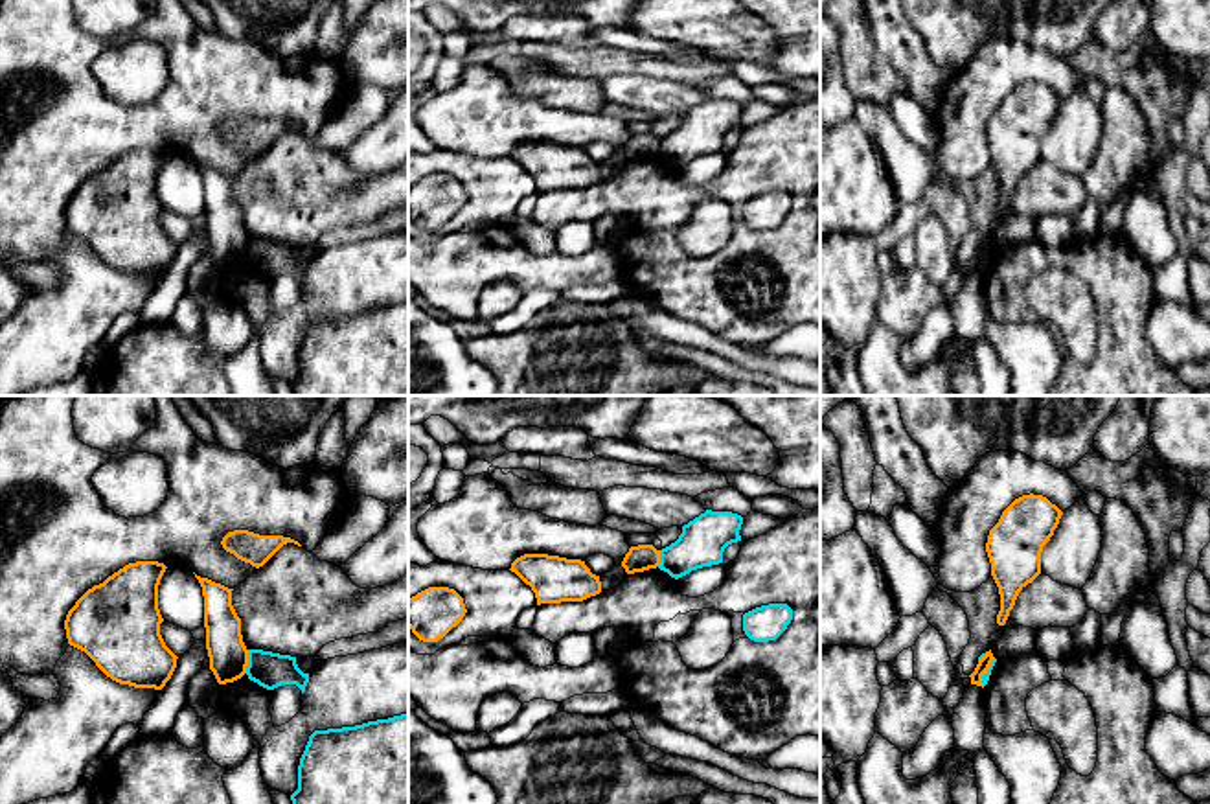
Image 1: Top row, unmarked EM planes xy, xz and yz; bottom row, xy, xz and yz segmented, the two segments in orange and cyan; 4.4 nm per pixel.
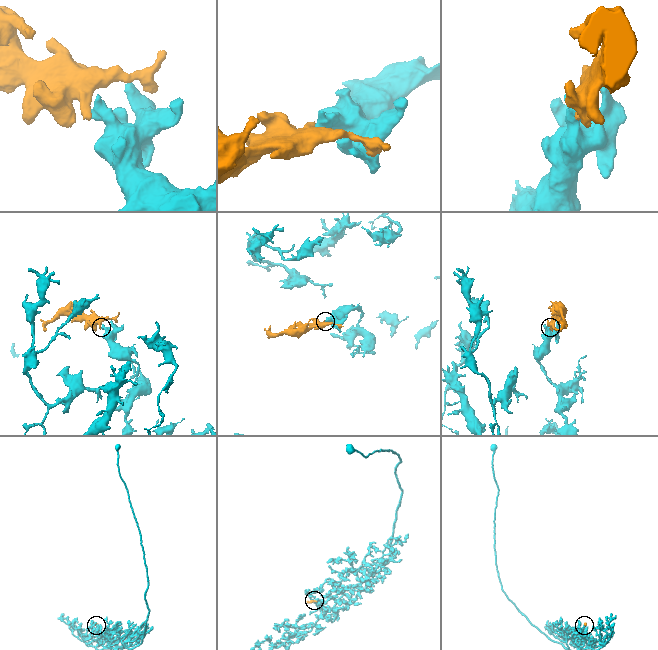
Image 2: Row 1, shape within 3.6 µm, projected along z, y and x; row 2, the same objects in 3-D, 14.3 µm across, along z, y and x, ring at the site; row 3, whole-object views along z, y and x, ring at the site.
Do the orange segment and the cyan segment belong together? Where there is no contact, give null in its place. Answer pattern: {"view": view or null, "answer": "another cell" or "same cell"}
{"view": "xy", "answer": "another cell"}

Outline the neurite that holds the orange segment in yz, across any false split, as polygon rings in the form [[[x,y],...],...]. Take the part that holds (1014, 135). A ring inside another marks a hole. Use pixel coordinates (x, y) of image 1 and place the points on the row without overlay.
[[[1043,83],[1015,86],[989,118],[986,140],[999,175],[1004,213],[1019,180],[1041,162],[1043,134],[1054,123],[1063,99]]]

